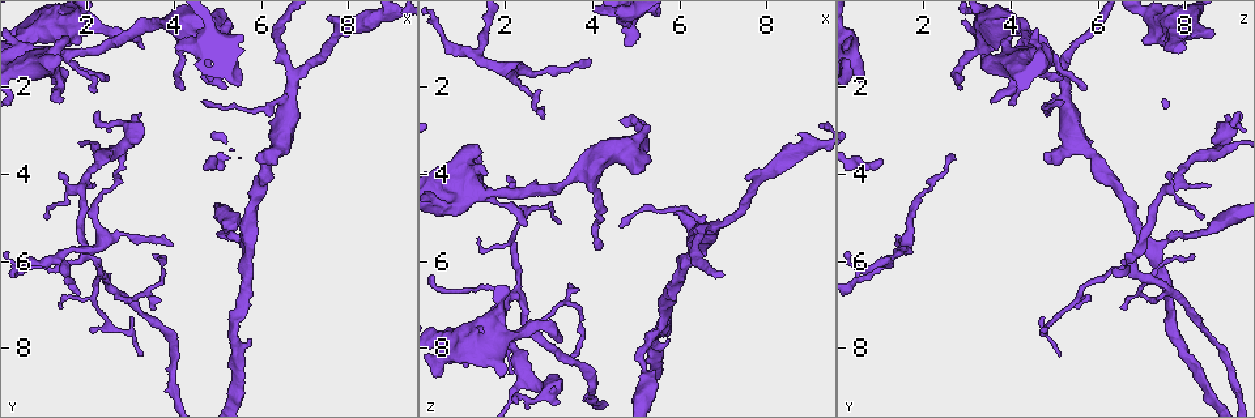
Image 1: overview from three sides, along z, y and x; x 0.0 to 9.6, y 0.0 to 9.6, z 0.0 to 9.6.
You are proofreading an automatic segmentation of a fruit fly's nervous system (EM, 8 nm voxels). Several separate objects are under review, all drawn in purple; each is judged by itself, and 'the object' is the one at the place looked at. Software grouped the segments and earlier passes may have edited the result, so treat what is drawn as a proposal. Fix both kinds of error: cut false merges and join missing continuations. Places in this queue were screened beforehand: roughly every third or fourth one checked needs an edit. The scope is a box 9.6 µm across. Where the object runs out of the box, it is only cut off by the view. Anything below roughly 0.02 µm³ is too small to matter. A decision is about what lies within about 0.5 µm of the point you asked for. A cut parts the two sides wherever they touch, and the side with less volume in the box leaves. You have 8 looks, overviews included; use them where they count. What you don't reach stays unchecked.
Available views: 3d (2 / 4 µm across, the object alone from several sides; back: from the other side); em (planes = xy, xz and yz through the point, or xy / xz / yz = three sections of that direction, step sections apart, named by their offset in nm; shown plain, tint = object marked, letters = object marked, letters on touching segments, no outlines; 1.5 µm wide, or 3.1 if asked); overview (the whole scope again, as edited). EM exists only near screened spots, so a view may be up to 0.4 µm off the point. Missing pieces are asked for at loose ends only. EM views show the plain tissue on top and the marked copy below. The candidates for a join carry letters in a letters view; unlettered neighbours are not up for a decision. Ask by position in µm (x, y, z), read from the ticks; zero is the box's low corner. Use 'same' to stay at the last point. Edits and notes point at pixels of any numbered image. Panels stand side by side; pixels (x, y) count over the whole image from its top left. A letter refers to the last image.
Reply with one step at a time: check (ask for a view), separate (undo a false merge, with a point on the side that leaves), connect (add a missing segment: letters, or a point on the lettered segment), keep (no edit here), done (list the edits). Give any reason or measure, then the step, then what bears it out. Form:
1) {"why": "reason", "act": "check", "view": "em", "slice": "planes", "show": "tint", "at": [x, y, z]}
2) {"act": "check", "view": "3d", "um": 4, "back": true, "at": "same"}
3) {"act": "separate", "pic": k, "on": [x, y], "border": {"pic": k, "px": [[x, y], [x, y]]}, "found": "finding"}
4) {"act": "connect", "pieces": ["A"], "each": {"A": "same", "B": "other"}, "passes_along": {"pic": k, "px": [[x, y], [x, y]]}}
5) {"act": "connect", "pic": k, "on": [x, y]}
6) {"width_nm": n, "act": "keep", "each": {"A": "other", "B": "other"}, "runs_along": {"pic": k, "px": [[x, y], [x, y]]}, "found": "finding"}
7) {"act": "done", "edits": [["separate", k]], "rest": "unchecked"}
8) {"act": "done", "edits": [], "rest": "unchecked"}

{"why": "arms part here", "act": "check", "view": "3d", "um": 2, "at": [2.60, 3.55, 8.65]}

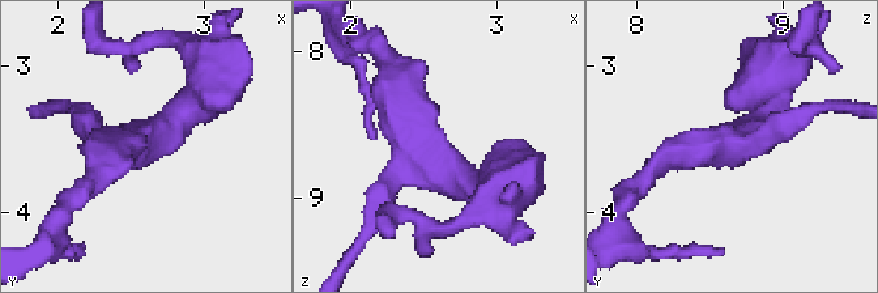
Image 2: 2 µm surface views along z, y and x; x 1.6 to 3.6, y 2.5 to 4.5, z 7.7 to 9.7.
{"arms": 3, "why": "need the tissue", "act": "check", "view": "em", "slice": "planes", "show": "tint", "at": [2.58, 3.54, 8.72]}

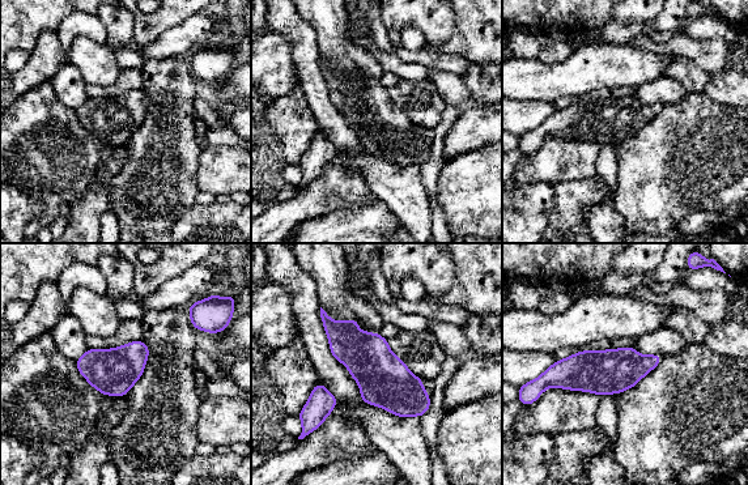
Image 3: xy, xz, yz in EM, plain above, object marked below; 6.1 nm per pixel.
{"act": "check", "view": "em", "slice": "planes", "show": "letters", "at": "same"}

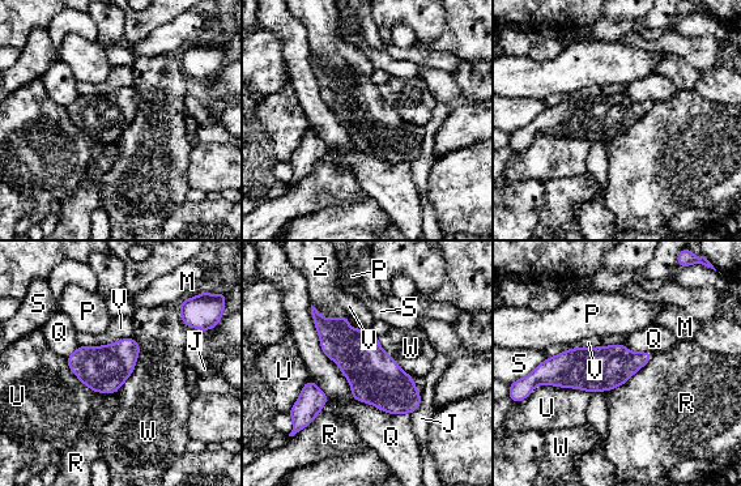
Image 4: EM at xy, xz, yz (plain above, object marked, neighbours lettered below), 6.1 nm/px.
{"longest_contact_nm": ["Q", 900], "act": "keep", "each": {"J": "other", "M": "other", "P": "other", "Q": "other", "R": "other", "S": "other", "U": "other", "V": "other", "W": "other", "Z": "other"}, "border": {"pic": 4, "px": [[133, 337], [136, 365], [115, 392]]}, "found": "continuous, no second neuron"}

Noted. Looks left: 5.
{"why": "free end", "act": "check", "view": "em", "slice": "xy", "step": 4, "show": "tint", "at": [1.25, 2.40, 3.60]}

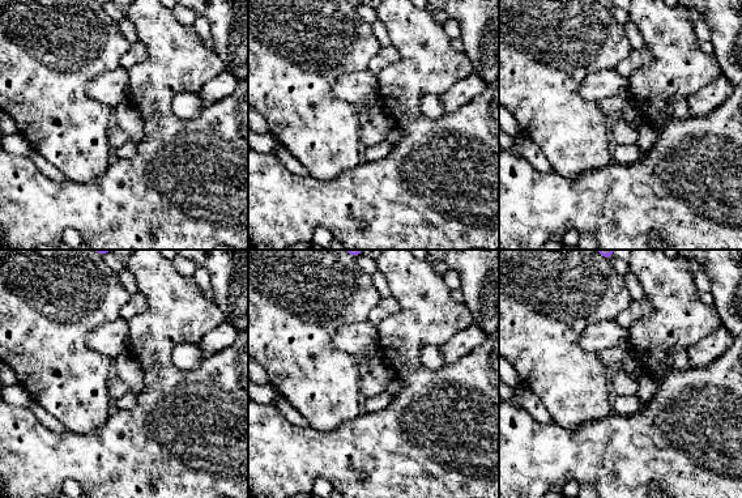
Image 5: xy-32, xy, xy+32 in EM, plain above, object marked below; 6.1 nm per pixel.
{"why": "another direction", "act": "check", "view": "em", "slice": "planes", "show": "letters", "at": "same"}

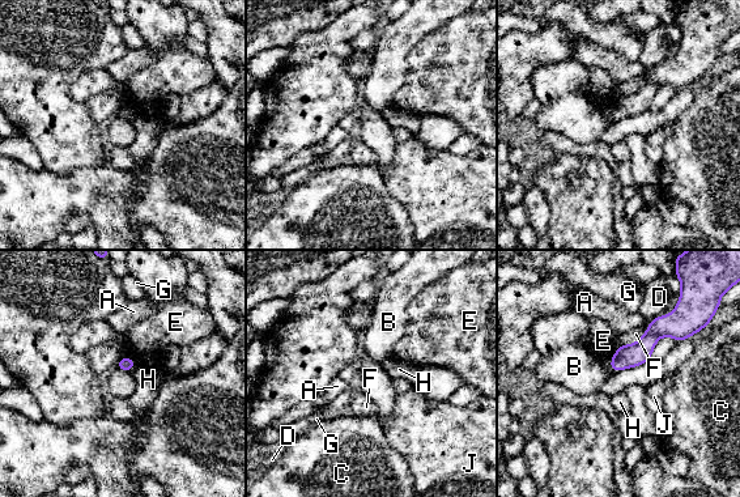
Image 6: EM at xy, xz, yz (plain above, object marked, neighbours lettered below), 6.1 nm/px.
{"act": "keep", "each": {"A": "other", "B": "other", "C": "other", "D": "other", "E": "other", "F": "other", "G": "other", "H": "other", "J": "other"}, "runs_along": {"pic": 6, "px": [[685, 334], [658, 331], [613, 366]]}, "found": "no lettered segment goes on from it"}

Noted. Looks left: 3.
{"why": "free end", "act": "check", "view": "em", "slice": "planes", "show": "letters", "at": [3.90, 5.65, 1.40]}

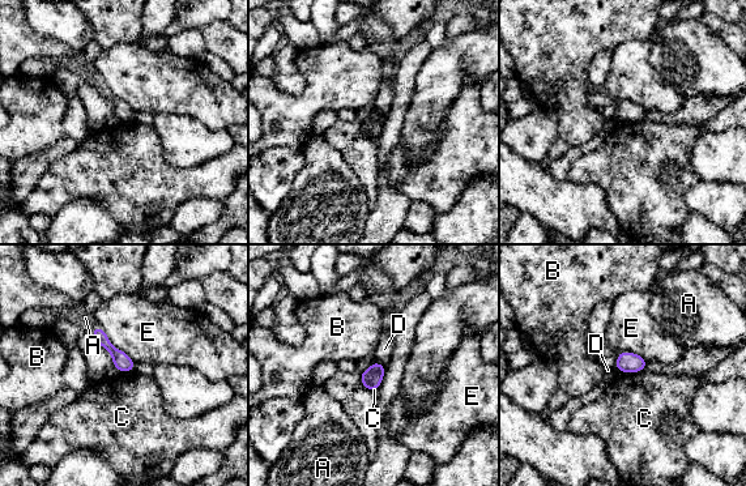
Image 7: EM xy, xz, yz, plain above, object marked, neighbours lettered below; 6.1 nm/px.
{"act": "keep", "each": {"A": "other", "B": "other", "C": "other", "D": "other", "E": "other"}, "found": "none of them fits"}

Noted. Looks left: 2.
{"act": "done", "edits": [], "rest": "unchecked"}

